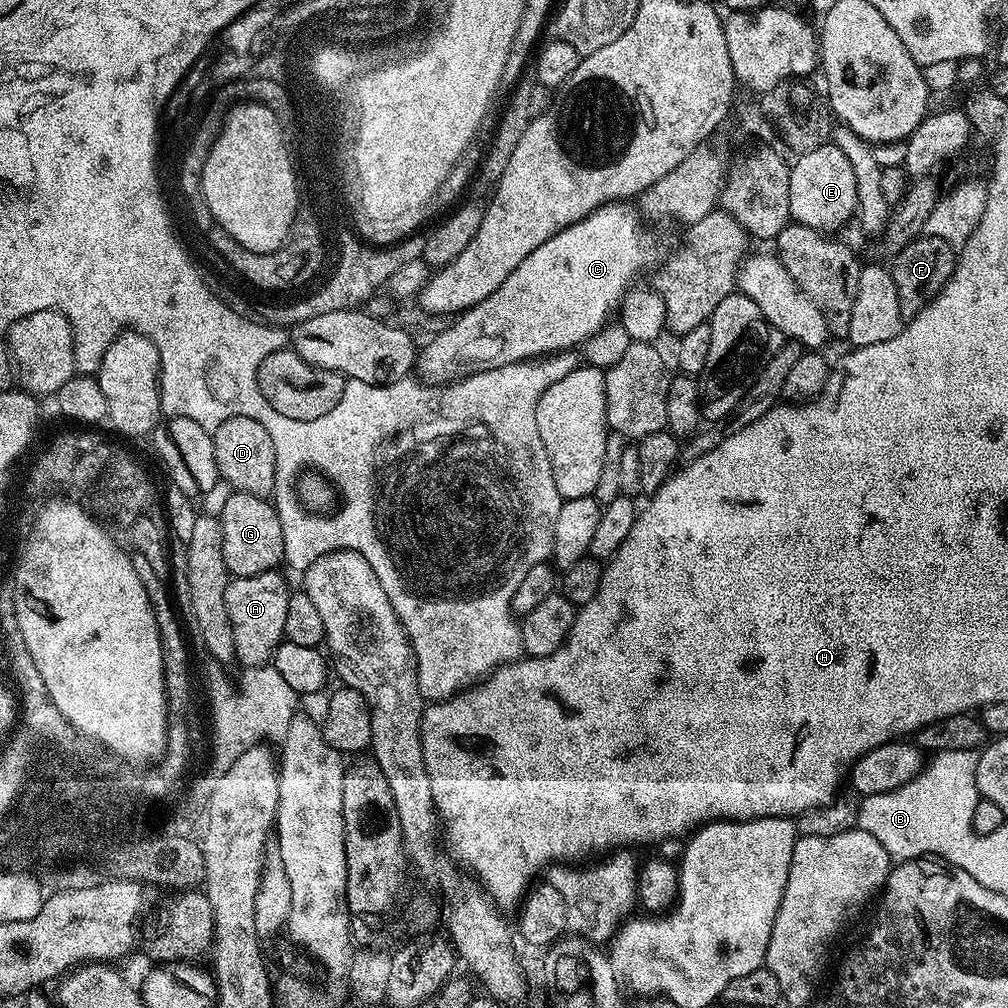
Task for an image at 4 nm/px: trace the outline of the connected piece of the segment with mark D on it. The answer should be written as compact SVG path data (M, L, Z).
M228 416L226 422L222 422L222 426L212 432L212 441L214 462L218 462L218 474L225 485L229 484L229 489L265 498L273 495L278 484L276 451L262 422L254 422L254 418Z

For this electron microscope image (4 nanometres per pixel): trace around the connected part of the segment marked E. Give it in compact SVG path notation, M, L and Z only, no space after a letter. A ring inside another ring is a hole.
M827 142L809 152L801 151L789 174L789 214L795 223L810 226L815 232L836 231L857 215L858 190L855 189L853 166L842 150Z

